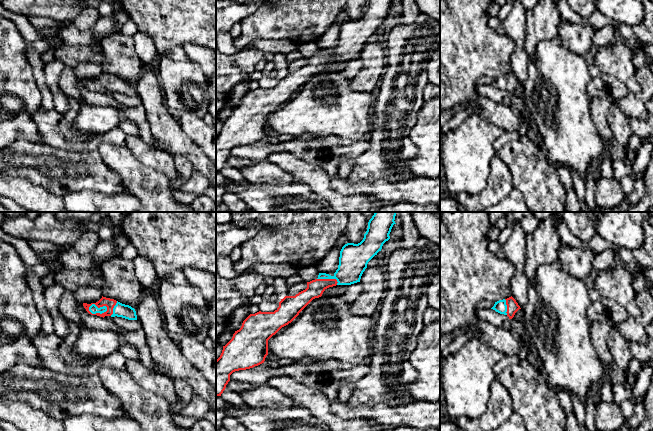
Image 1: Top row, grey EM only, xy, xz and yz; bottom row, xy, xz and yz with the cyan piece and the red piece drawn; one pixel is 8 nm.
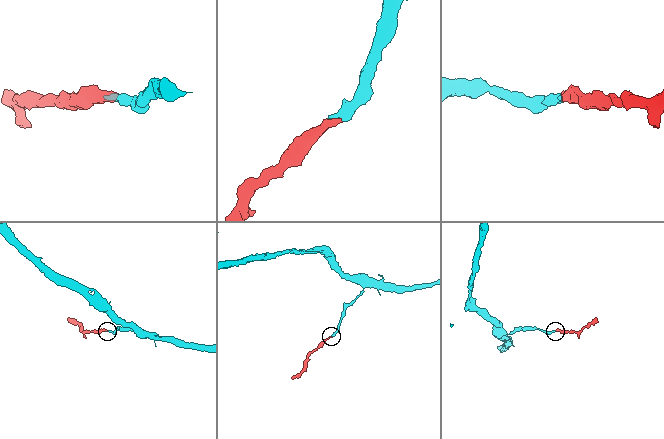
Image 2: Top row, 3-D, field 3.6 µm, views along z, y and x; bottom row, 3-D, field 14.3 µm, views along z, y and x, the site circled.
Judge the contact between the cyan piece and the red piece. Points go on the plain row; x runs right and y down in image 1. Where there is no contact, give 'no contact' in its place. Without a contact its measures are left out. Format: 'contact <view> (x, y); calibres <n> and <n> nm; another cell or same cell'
contact xy (97, 88); calibres 70 and 80 nm; same cell

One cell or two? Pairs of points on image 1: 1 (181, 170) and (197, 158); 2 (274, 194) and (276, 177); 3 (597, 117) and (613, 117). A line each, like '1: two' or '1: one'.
1: two
2: two
3: two

